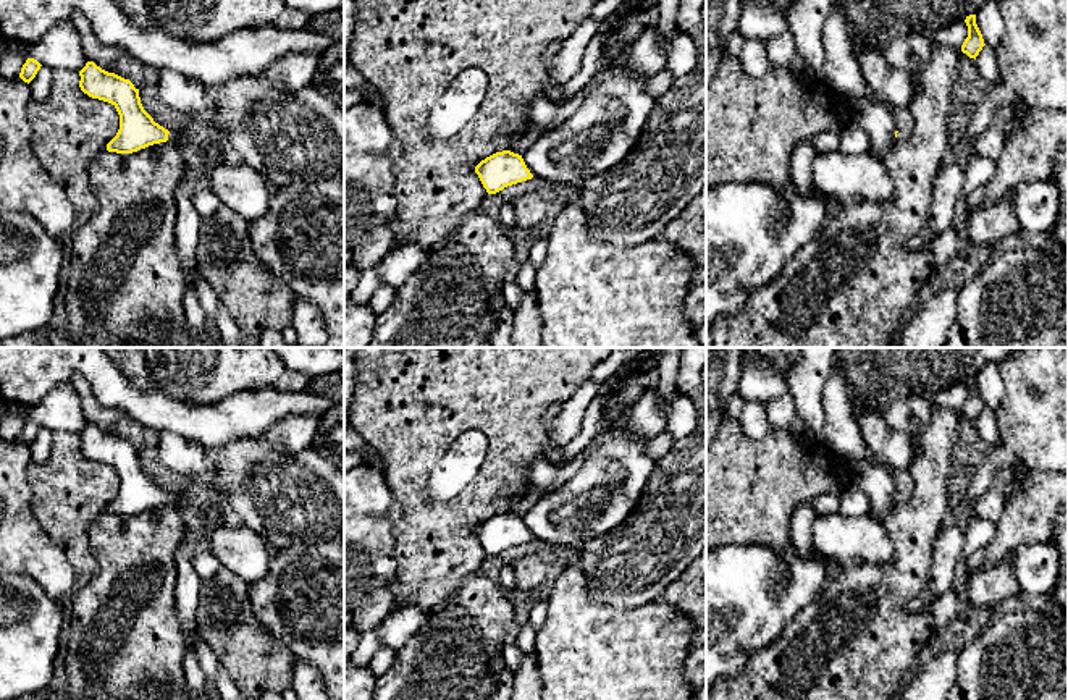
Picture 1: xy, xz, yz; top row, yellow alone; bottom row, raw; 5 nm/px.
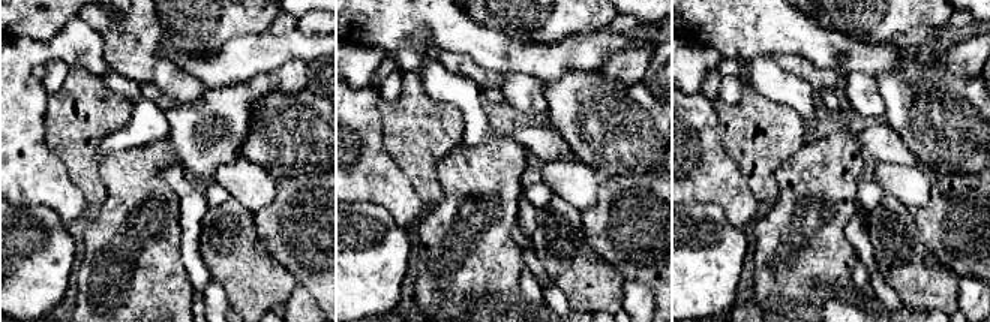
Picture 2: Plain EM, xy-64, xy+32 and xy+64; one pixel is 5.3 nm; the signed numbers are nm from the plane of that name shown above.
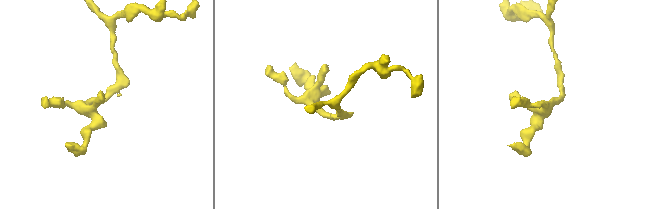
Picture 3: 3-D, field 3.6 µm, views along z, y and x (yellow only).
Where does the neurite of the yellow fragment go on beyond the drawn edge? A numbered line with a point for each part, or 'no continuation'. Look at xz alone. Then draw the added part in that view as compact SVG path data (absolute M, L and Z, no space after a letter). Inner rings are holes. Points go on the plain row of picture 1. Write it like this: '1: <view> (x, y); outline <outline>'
no continuation

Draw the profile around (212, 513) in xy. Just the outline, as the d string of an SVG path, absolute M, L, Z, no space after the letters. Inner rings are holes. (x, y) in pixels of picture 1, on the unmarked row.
M196 479L178 496L179 503L174 509L187 532L207 537L213 529L229 524L228 498L217 487L215 479L212 482Z

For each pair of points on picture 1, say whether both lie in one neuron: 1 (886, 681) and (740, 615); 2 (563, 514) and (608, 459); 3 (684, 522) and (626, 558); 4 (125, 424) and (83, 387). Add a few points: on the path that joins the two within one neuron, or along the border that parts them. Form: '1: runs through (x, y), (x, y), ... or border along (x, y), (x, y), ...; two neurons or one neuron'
1: border along (807, 605), (779, 636), (750, 655); two neurons
2: runs through (576, 501), (605, 472); one neuron
3: runs through (669, 529), (640, 556); one neuron
4: runs through (112, 421), (89, 400); one neuron

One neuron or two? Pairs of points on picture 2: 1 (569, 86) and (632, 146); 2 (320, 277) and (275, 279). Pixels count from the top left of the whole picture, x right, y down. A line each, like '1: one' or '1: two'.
1: one
2: two

